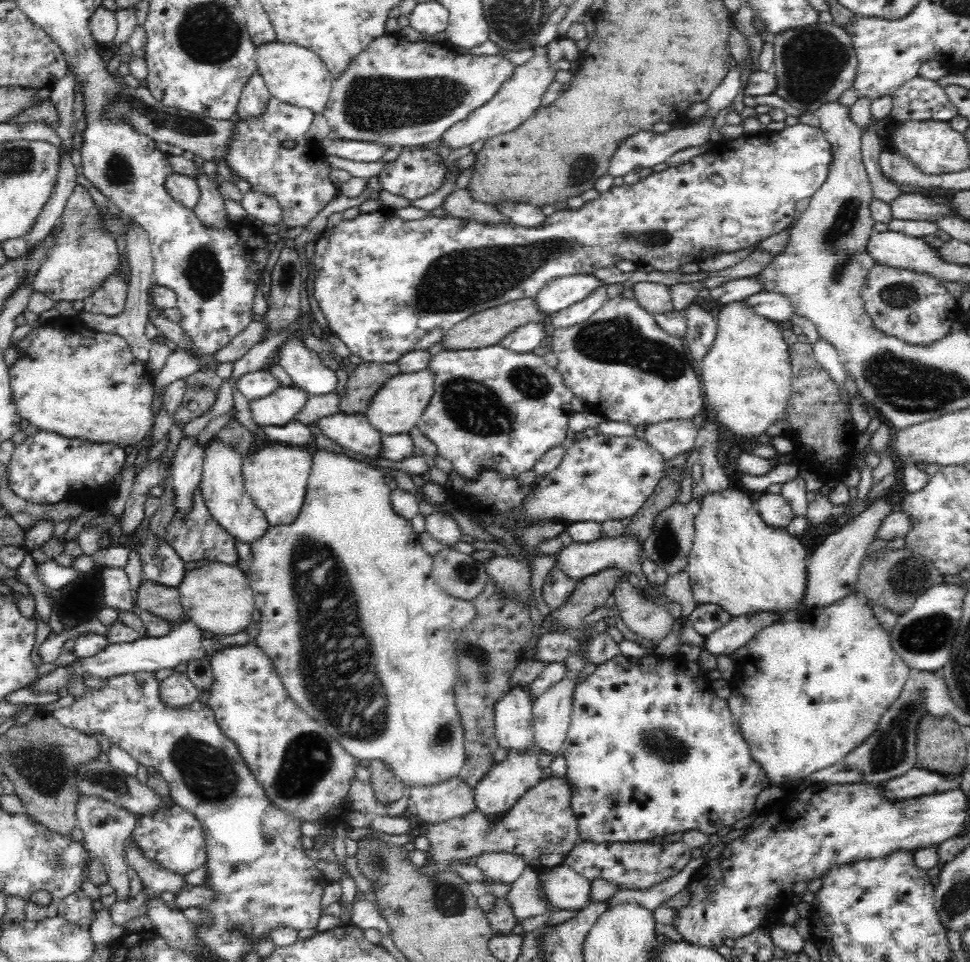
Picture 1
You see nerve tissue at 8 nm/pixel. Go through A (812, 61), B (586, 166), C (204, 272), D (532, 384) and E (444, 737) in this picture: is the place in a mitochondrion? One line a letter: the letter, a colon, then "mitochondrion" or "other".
A: mitochondrion
B: mitochondrion
C: mitochondrion
D: mitochondrion
E: mitochondrion

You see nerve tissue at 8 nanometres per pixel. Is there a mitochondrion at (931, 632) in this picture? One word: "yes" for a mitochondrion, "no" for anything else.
yes

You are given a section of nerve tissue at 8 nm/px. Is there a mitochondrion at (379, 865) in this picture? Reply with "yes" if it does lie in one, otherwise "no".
yes

